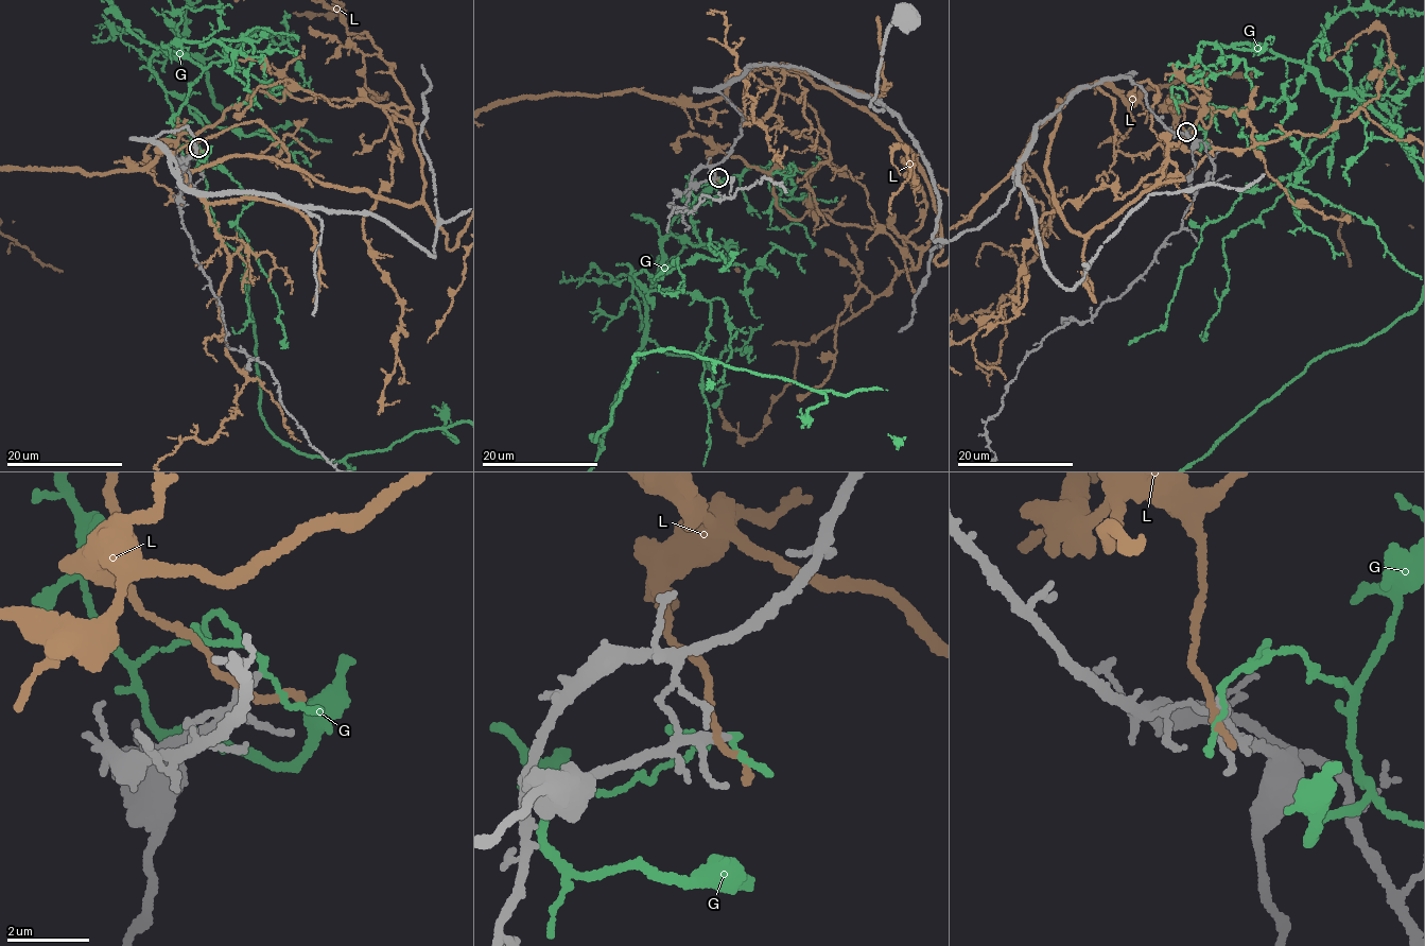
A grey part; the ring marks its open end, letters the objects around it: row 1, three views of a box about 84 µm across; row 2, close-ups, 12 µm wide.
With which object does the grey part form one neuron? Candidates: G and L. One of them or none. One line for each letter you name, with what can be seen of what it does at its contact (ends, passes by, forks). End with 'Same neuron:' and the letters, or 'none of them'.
Same neuron: none of them

